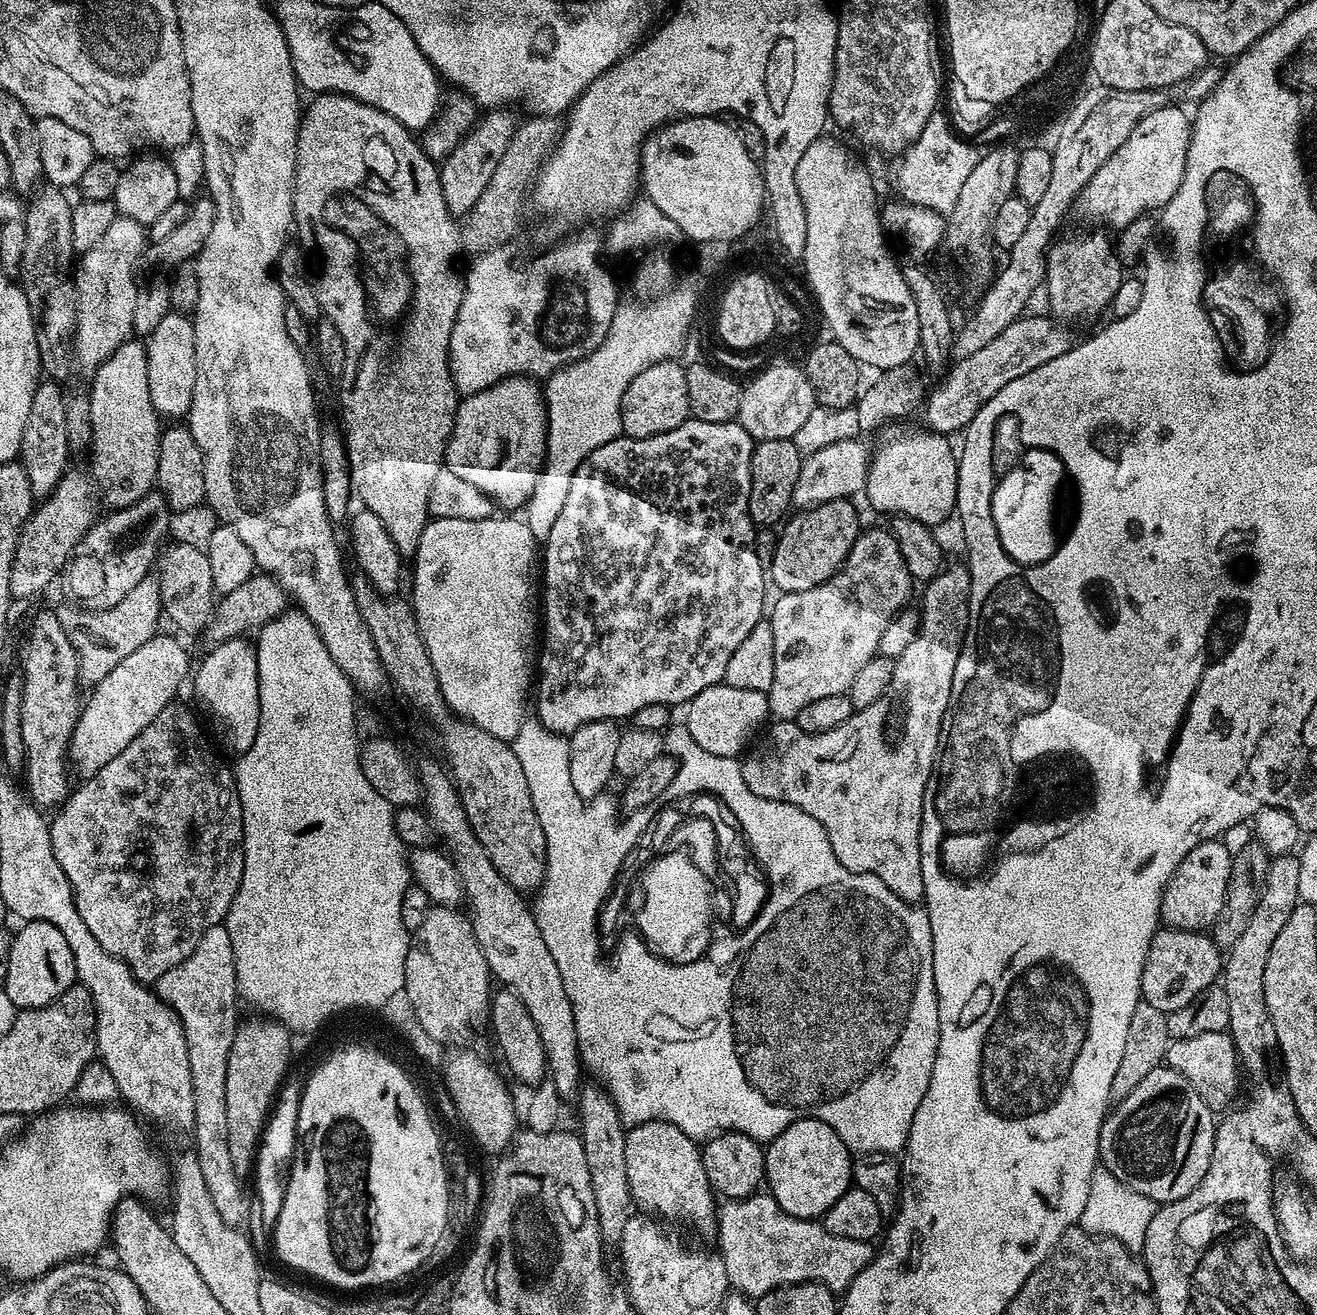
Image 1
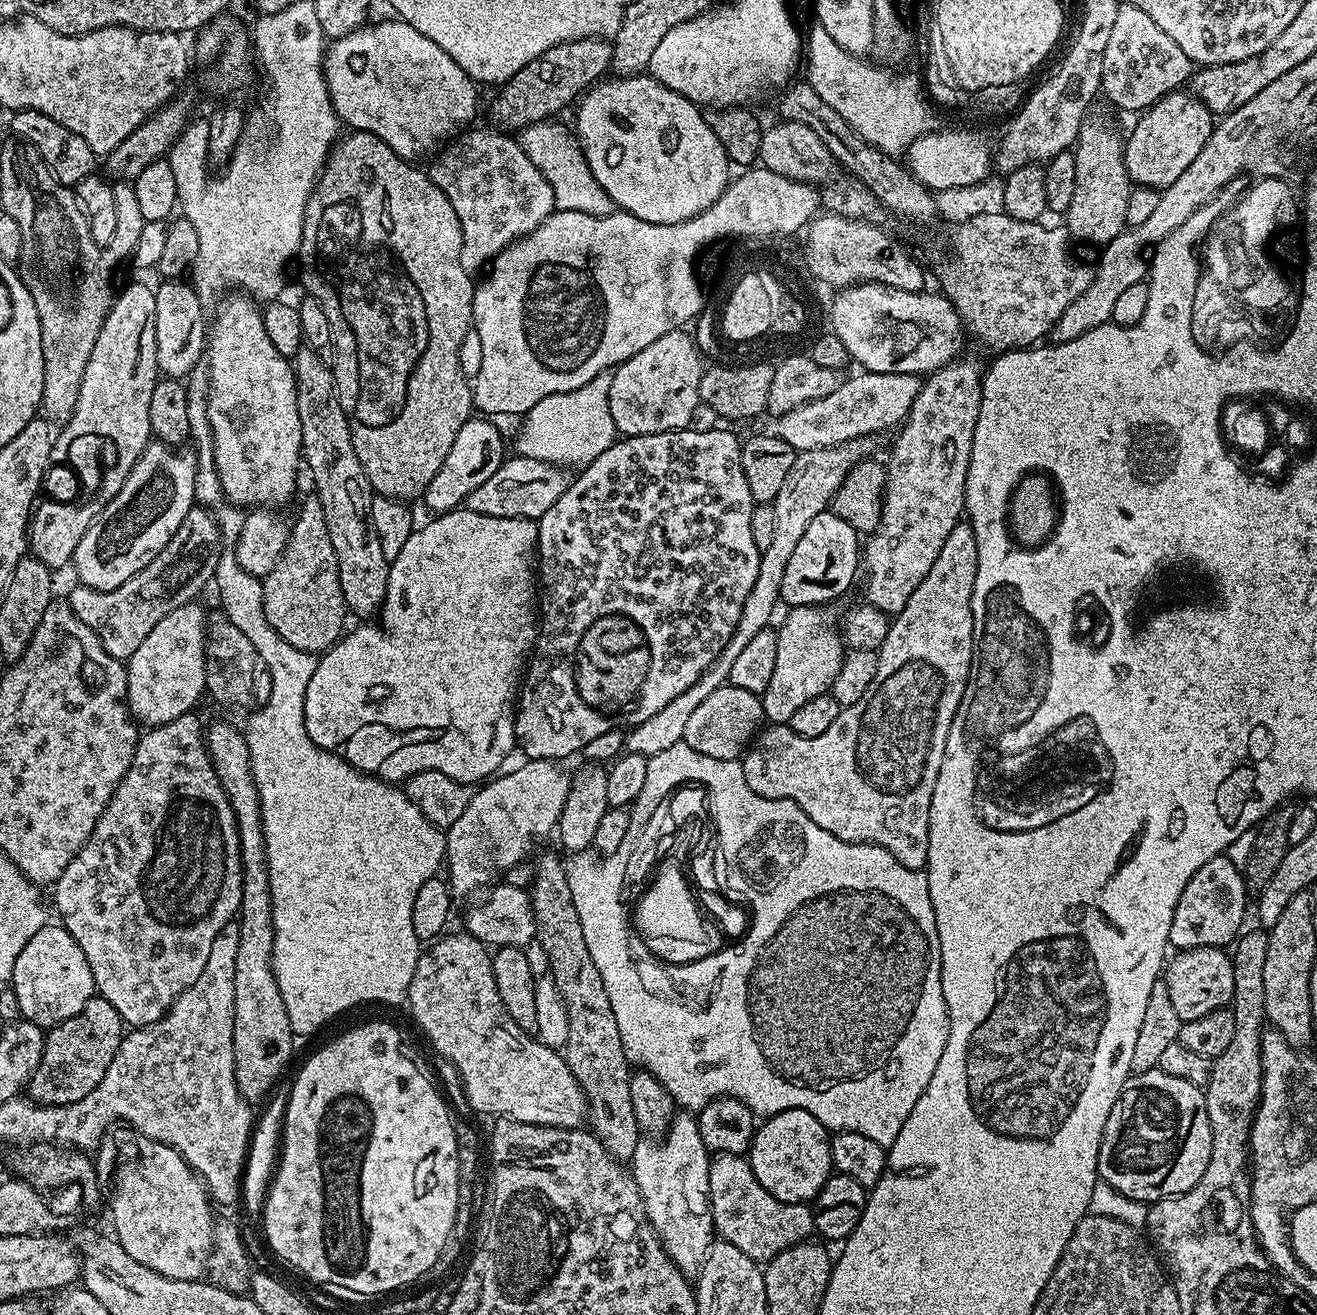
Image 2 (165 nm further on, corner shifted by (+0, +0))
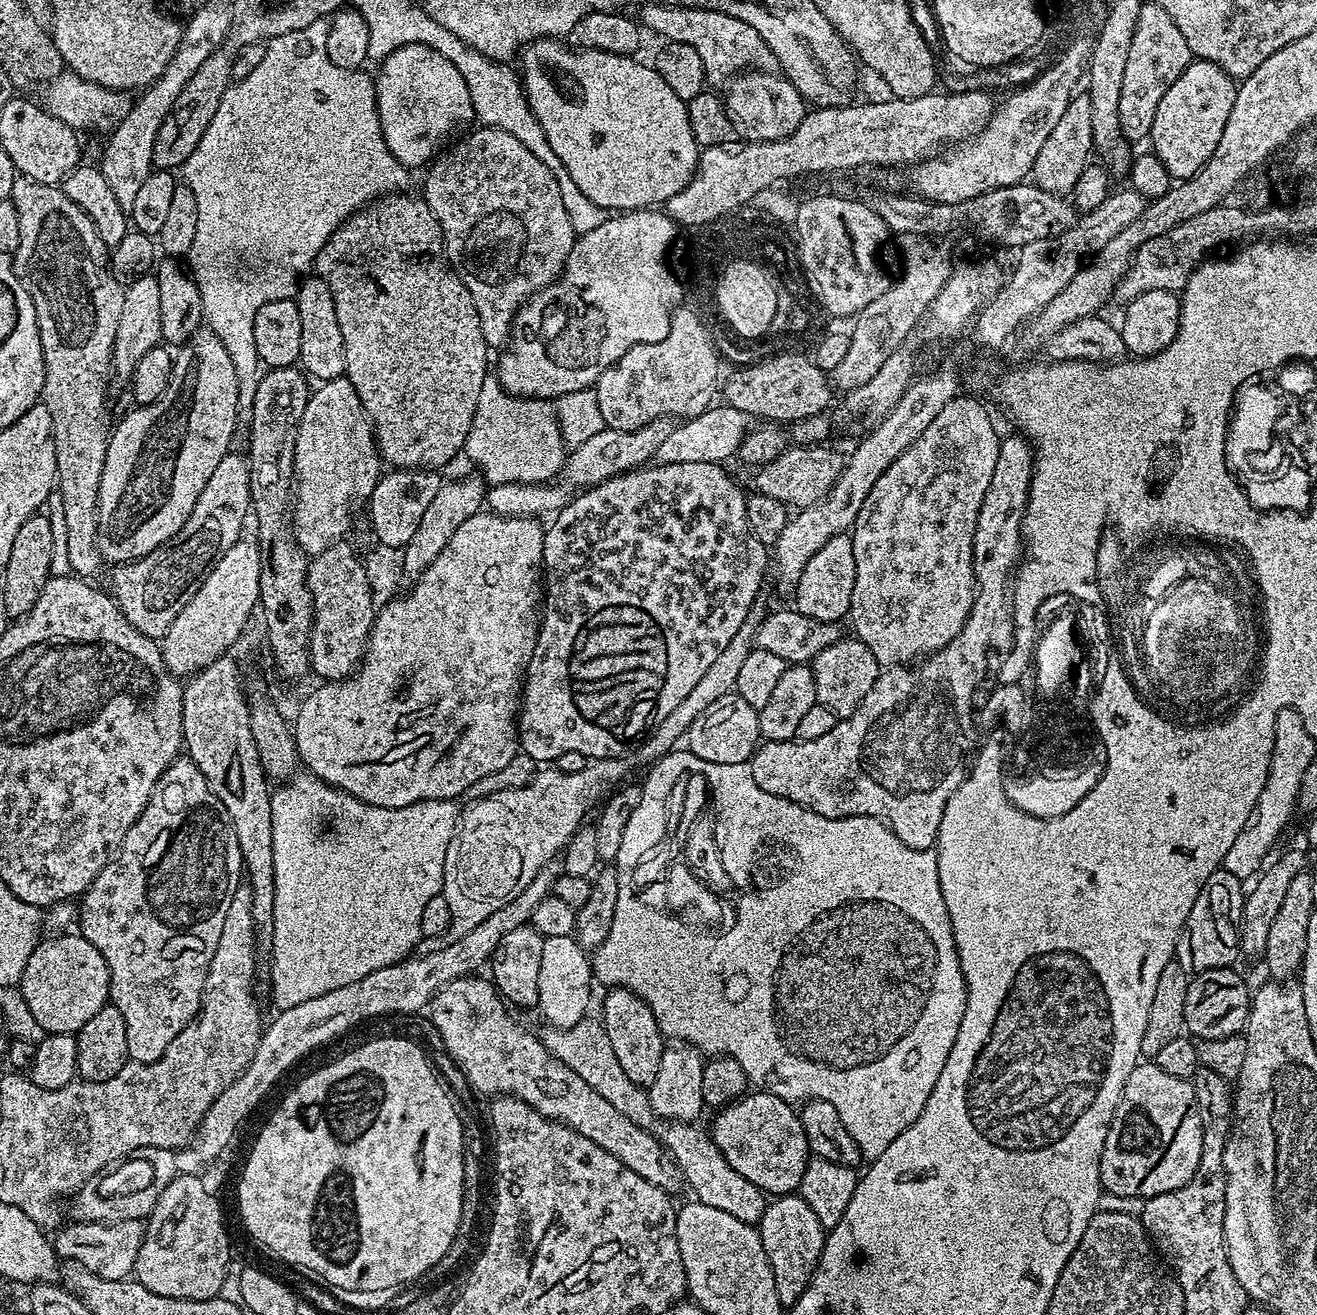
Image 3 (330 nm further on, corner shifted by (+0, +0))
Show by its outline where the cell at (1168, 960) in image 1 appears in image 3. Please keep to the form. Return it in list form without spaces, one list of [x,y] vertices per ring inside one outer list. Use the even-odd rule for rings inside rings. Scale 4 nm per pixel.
[[[1232,966],[1215,968],[1197,972],[1189,979],[1184,1027],[1197,1041],[1238,1036],[1247,1029],[1250,987],[1236,970]]]

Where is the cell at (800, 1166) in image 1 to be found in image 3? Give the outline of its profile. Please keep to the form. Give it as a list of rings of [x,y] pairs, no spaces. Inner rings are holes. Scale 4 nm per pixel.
[[[752,1090],[719,1109],[715,1116],[716,1121],[710,1127],[712,1140],[718,1146],[722,1158],[726,1158],[726,1162],[734,1166],[734,1170],[738,1170],[742,1178],[754,1182],[754,1186],[758,1186],[766,1194],[792,1194],[799,1189],[810,1153],[799,1111],[789,1101],[778,1098],[773,1092]]]

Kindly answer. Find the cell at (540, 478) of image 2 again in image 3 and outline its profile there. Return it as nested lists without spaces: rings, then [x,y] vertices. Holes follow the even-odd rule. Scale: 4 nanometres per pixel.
[[[666,416],[654,422],[646,422],[646,426],[638,426],[638,430],[614,430],[604,427],[601,432],[594,434],[594,438],[586,438],[586,442],[575,445],[565,455],[563,483],[568,486],[573,484],[576,490],[583,490],[614,476],[620,476],[623,472],[631,472],[633,468],[645,467],[653,459],[658,446],[669,437],[673,427],[673,421]]]

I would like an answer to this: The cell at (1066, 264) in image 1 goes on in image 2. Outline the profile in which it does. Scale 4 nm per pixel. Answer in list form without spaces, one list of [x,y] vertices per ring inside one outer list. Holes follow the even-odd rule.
[[[1085,119],[1076,135],[1076,181],[1074,198],[1070,198],[1066,213],[1066,227],[1073,241],[1085,240],[1088,244],[1103,246],[1125,231],[1126,201],[1130,199],[1134,185],[1128,179],[1122,136],[1116,133],[1114,125],[1092,119]]]

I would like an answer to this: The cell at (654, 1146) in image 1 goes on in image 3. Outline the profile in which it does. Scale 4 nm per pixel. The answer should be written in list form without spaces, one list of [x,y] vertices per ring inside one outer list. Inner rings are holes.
[[[610,988],[603,994],[605,996],[602,1023],[606,1030],[606,1038],[610,1038],[610,1046],[614,1046],[614,1055],[618,1057],[626,1078],[641,1086],[652,1084],[654,1077],[658,1075],[658,1065],[662,1063],[666,1038],[660,1032],[650,1006],[646,1006],[646,1002],[638,998],[638,994],[625,988]]]

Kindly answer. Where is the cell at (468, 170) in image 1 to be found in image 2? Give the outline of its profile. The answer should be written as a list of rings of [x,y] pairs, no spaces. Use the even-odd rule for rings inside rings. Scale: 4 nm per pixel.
[[[591,36],[554,46],[534,58],[534,62],[522,66],[514,78],[504,83],[492,104],[492,116],[498,123],[505,124],[500,126],[513,130],[553,119],[557,115],[555,112],[562,111],[572,99],[575,101],[581,93],[593,87],[611,67],[612,45],[607,39]]]

